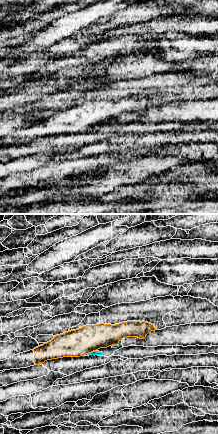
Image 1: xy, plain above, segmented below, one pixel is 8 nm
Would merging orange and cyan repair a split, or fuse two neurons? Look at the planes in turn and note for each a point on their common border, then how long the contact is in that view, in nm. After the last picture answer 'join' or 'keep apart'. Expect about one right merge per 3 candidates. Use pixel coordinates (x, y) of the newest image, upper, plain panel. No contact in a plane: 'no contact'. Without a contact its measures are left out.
meets orange at (91, 127); contact 70 nm long

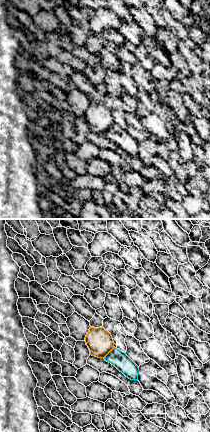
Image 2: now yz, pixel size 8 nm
meets orange at (108, 128); contact 130 nm long

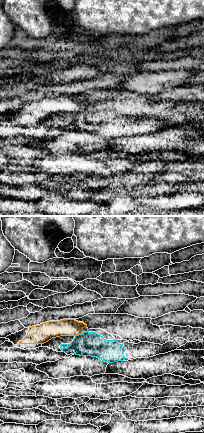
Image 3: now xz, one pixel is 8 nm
meets orange at (81, 108); contact 120 nm long

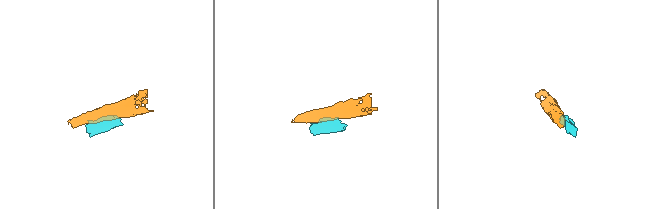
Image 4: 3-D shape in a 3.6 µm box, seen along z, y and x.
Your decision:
keep apart

